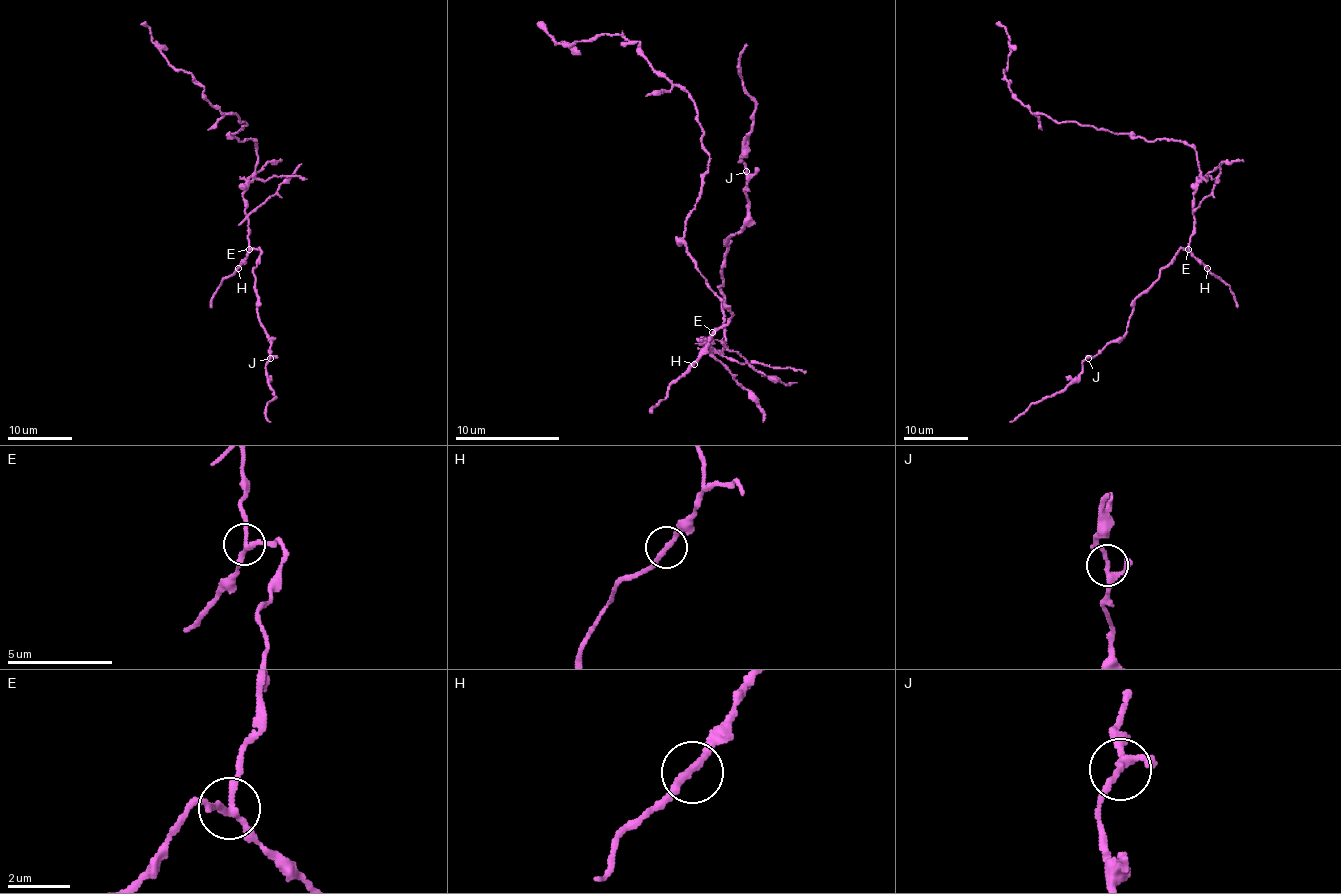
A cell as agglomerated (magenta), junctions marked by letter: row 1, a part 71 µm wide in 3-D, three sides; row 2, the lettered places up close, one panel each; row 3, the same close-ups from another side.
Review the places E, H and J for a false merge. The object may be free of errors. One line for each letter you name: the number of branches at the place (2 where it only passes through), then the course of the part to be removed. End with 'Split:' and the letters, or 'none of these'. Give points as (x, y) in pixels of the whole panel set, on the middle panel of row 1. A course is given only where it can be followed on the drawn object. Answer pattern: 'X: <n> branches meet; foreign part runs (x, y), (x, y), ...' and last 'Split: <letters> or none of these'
E: 3 branches meet; foreign part runs (713, 332), (718, 353), (723, 301), (684, 238), (710, 158), (689, 95), (640, 43), (556, 43), (538, 22)
Split: E

